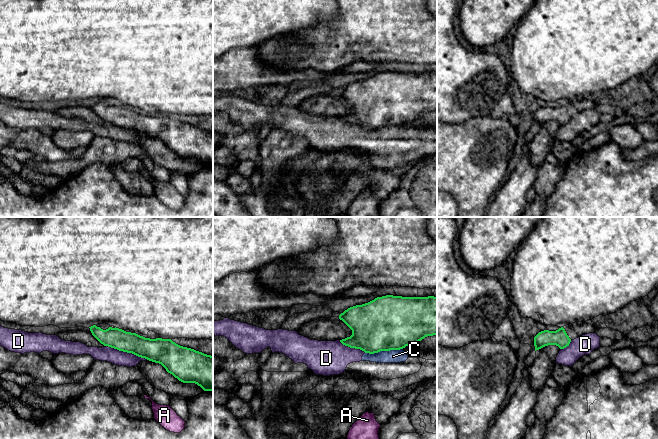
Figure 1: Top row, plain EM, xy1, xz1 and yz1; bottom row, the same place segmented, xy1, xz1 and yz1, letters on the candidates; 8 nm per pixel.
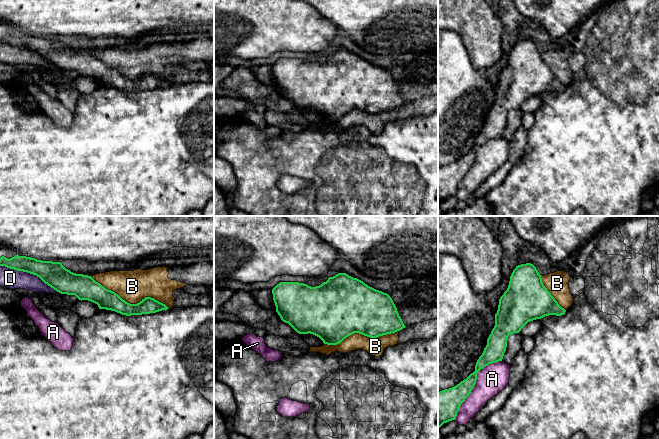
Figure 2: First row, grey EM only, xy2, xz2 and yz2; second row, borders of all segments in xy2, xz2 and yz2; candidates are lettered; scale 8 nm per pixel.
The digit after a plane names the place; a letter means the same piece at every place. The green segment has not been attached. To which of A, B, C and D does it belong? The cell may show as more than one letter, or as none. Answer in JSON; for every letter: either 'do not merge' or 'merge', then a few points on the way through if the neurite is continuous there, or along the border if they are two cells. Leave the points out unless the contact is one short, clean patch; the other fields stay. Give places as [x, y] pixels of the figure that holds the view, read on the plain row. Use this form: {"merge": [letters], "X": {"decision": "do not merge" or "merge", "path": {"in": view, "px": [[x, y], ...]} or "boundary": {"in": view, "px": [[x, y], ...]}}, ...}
{"merge": [], "A": {"decision": "do not merge"}, "B": {"decision": "do not merge"}, "C": {"decision": "do not merge", "boundary": {"in": "xz1", "px": [[402, 124], [365, 129]]}}, "D": {"decision": "do not merge"}}

